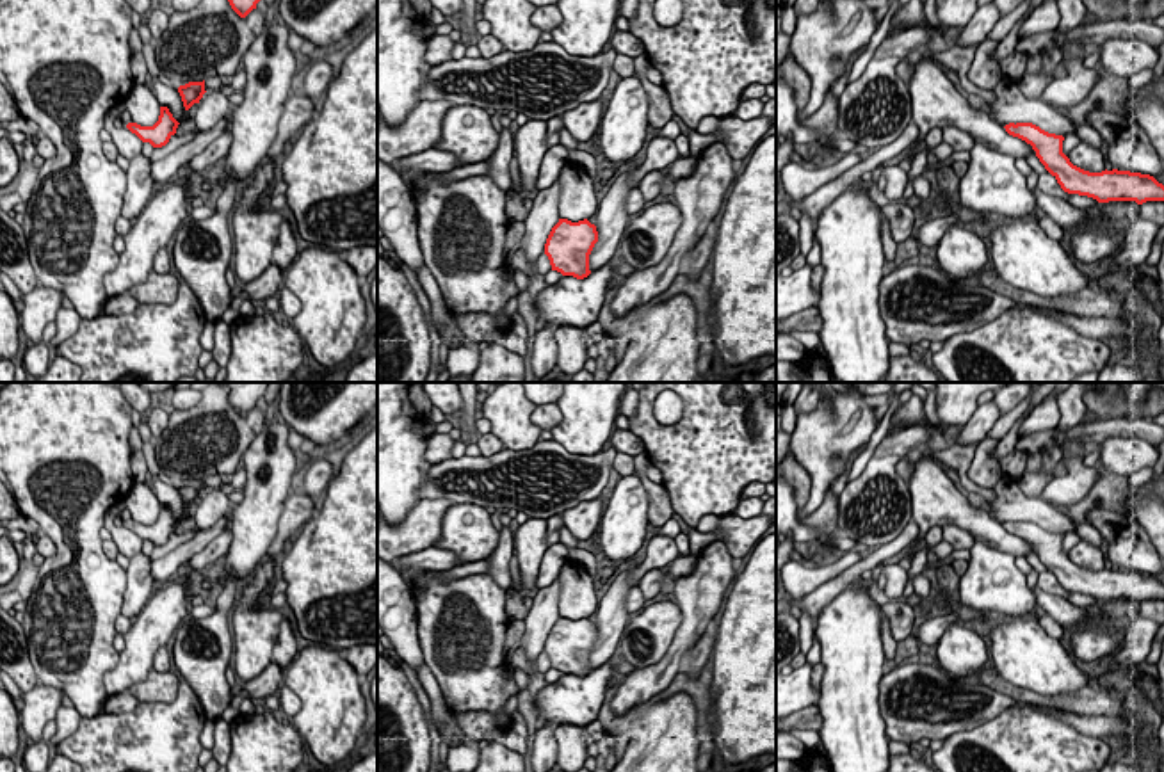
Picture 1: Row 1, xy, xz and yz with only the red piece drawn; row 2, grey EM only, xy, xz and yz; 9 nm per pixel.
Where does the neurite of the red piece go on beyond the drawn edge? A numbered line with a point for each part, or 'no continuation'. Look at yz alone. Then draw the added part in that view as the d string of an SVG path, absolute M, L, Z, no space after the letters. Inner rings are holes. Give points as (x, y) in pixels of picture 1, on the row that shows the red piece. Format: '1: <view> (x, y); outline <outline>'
no continuation

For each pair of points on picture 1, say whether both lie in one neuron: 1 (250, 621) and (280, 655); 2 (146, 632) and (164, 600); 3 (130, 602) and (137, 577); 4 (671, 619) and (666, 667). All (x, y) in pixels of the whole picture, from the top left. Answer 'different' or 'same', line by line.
1: different
2: same
3: same
4: different

